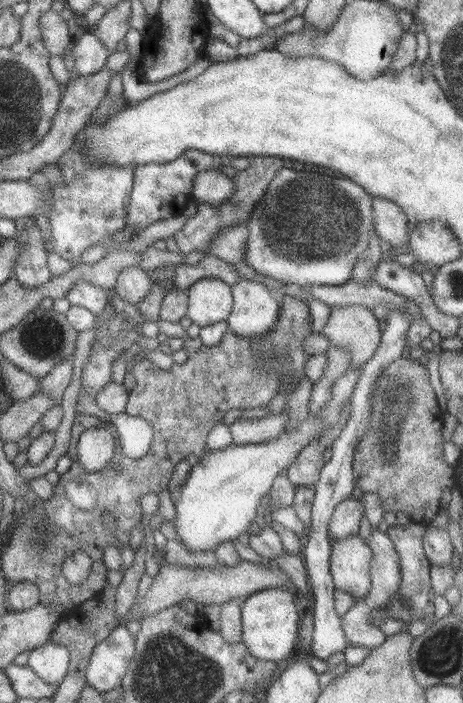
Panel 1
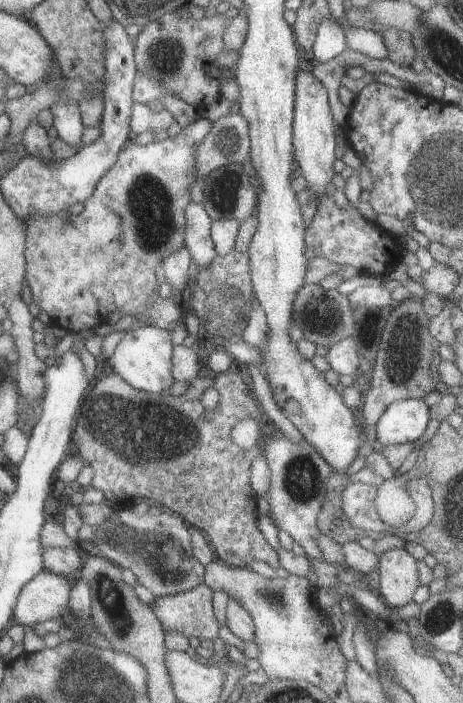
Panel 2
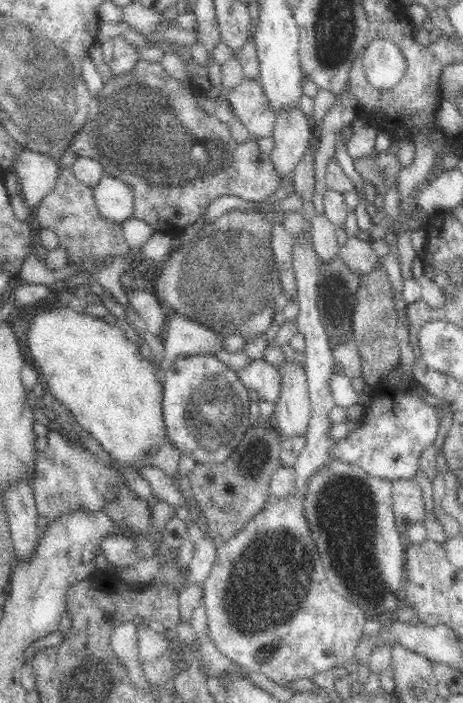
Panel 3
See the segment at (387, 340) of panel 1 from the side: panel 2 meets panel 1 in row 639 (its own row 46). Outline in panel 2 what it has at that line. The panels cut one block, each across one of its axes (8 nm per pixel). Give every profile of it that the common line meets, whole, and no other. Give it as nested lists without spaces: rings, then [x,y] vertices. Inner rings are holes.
[[[328,18],[317,26],[315,42],[312,46],[315,62],[326,62],[342,54],[347,49],[342,28],[334,18]]]

